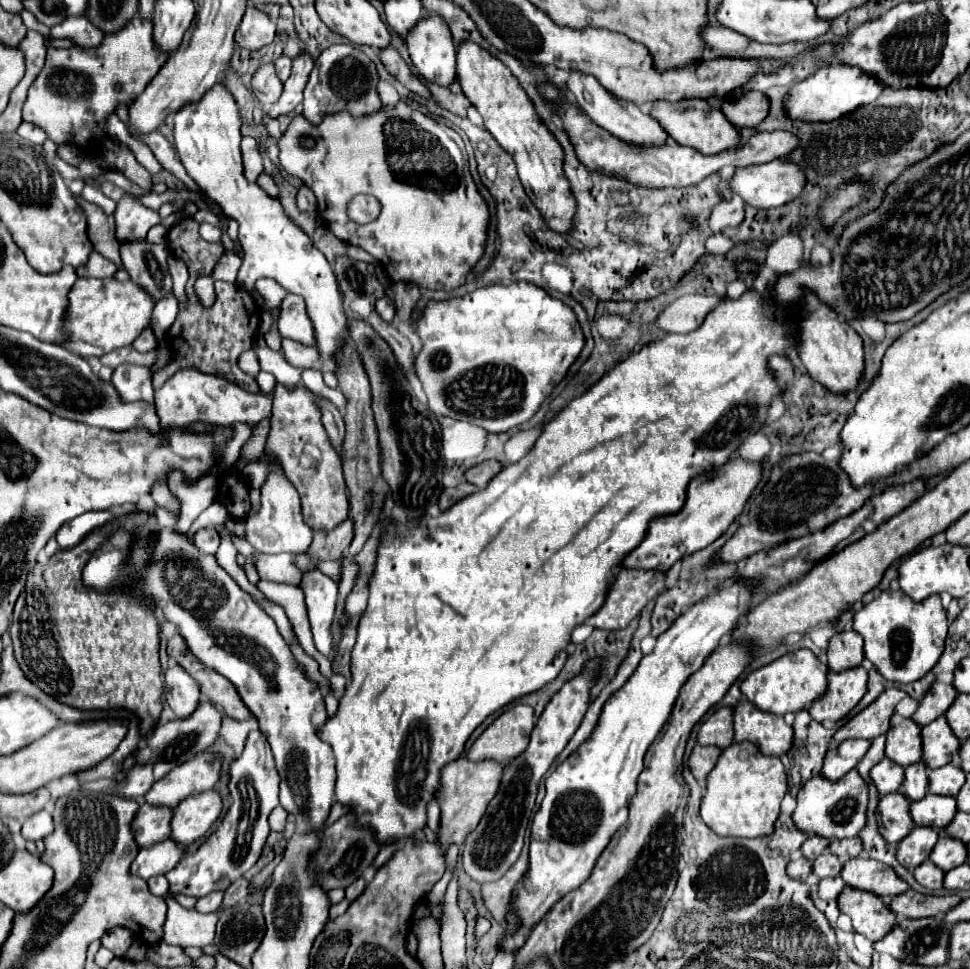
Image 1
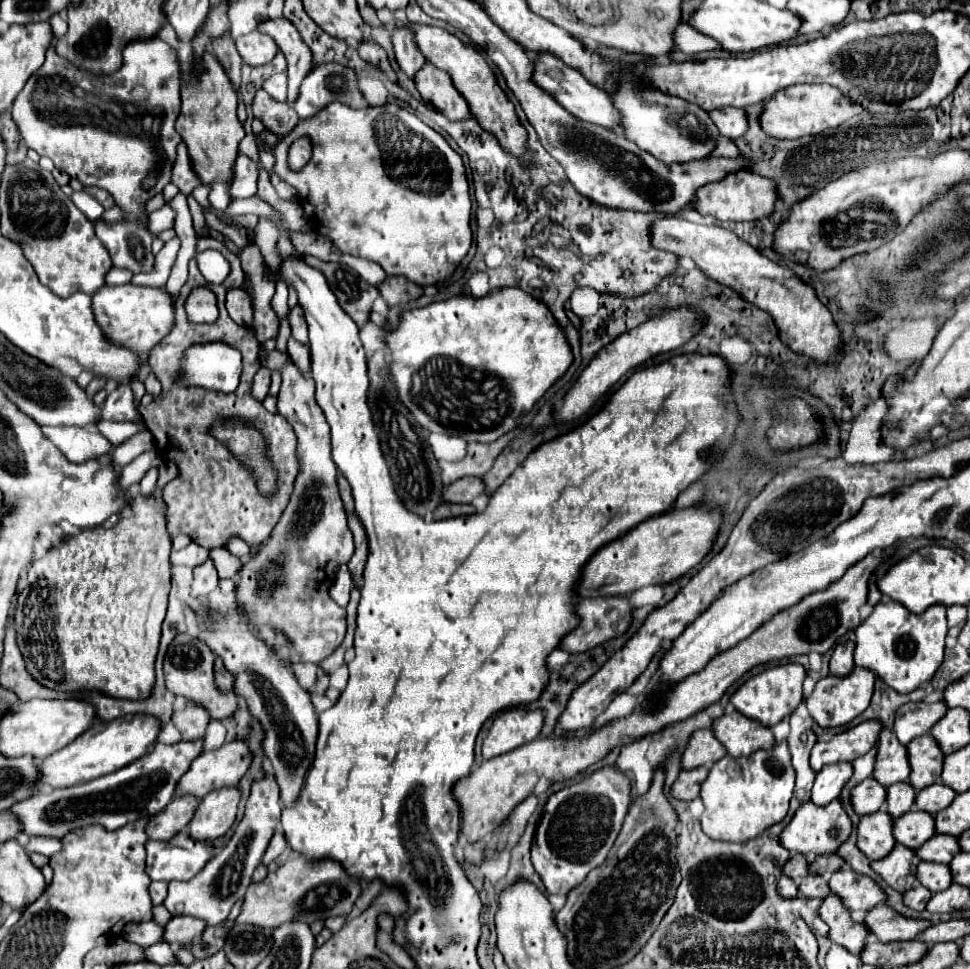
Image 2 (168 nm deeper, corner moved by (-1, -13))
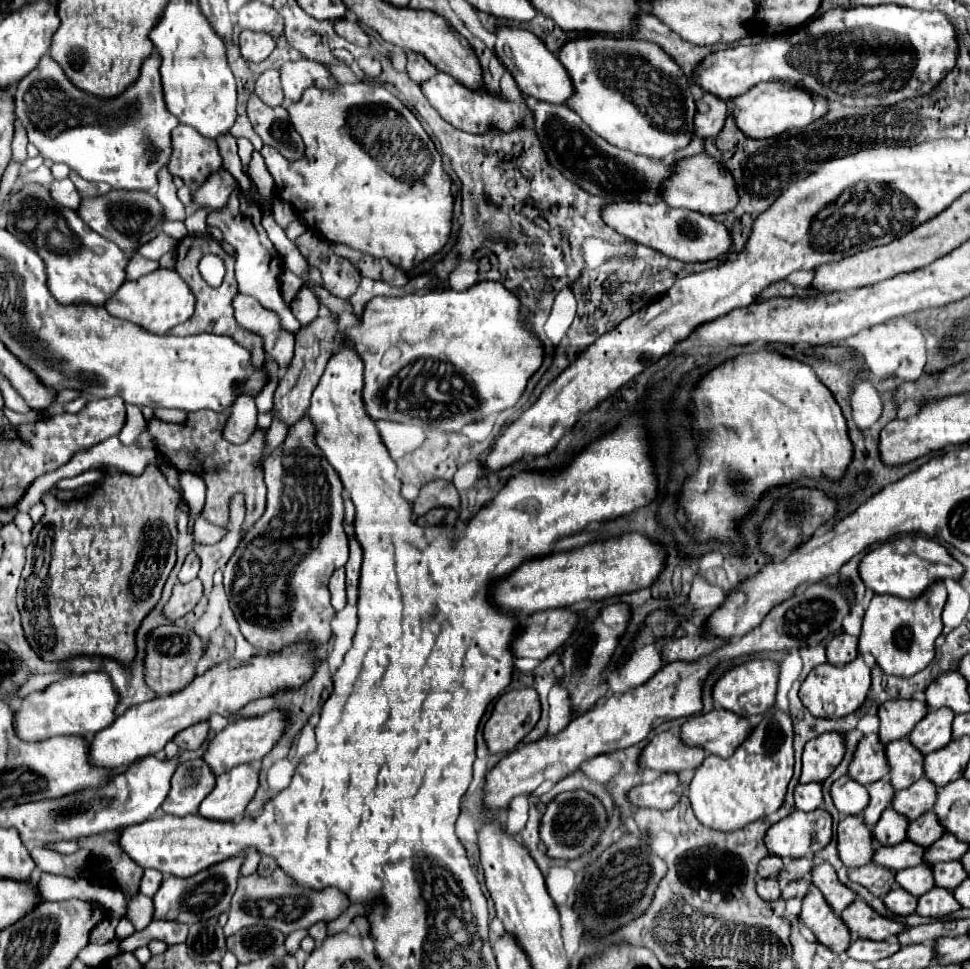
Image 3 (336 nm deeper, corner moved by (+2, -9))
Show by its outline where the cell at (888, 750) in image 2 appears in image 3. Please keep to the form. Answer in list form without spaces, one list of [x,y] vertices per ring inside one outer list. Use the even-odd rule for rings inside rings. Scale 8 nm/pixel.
[[[866,734],[856,746],[852,762],[848,766],[848,776],[862,786],[870,786],[888,774],[888,762],[884,744],[878,740],[878,734]]]

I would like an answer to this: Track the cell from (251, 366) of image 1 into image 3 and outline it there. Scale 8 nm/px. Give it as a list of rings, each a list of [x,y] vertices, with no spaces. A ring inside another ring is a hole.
[[[238,398],[236,404],[232,406],[232,412],[228,416],[226,422],[226,430],[224,430],[224,438],[228,442],[246,442],[246,438],[250,436],[250,432],[256,430],[256,404],[254,398]]]

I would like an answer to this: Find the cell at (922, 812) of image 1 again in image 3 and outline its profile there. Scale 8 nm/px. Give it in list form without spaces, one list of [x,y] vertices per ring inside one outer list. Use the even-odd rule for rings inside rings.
[[[886,808],[872,828],[872,838],[878,846],[894,846],[906,840],[908,820],[892,808]]]

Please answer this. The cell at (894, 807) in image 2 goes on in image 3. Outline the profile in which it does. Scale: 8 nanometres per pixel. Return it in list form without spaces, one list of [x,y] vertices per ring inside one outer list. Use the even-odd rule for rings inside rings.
[[[880,778],[878,782],[874,782],[874,784],[868,786],[868,794],[870,794],[870,802],[864,808],[862,818],[864,818],[866,826],[874,828],[874,824],[878,822],[882,810],[890,806],[890,800],[894,796],[894,788],[890,786],[890,780],[888,778]]]

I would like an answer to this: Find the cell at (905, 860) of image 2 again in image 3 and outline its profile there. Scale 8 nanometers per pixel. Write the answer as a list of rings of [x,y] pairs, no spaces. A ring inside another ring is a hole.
[[[872,862],[860,868],[854,868],[848,872],[850,882],[856,882],[860,886],[866,886],[874,896],[886,896],[892,888],[896,888],[894,882],[894,872],[882,868],[882,866],[874,866]]]

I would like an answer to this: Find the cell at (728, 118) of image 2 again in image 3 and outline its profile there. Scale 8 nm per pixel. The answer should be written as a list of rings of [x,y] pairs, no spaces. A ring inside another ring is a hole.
[[[702,94],[696,100],[696,118],[694,118],[694,134],[700,138],[716,136],[724,120],[728,116],[728,106],[722,98],[714,98],[714,94]]]

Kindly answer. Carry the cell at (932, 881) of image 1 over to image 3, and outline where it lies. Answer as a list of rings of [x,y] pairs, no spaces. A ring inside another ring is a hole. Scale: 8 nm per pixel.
[[[894,888],[894,890],[890,890],[890,894],[884,896],[886,908],[888,908],[890,912],[898,914],[898,916],[914,914],[916,902],[918,902],[918,898],[914,898],[912,894],[908,894],[908,892],[902,890],[902,888]]]

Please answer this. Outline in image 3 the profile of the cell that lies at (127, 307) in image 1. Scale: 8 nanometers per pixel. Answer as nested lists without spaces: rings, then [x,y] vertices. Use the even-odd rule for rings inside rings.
[[[158,268],[152,274],[146,274],[138,280],[126,280],[116,292],[116,296],[110,298],[110,302],[106,302],[106,310],[112,316],[130,320],[154,334],[166,334],[194,314],[194,304],[196,298],[186,286],[186,282],[174,270]]]

